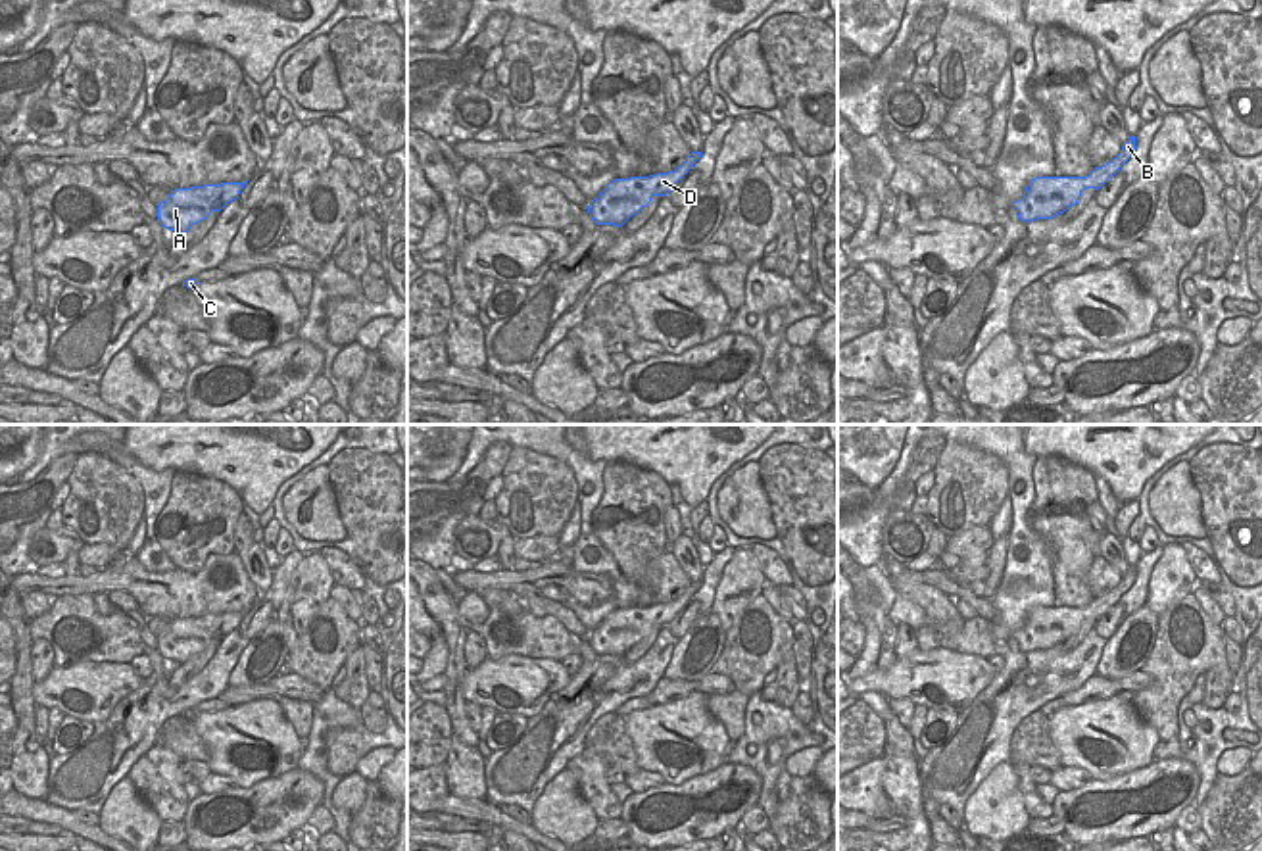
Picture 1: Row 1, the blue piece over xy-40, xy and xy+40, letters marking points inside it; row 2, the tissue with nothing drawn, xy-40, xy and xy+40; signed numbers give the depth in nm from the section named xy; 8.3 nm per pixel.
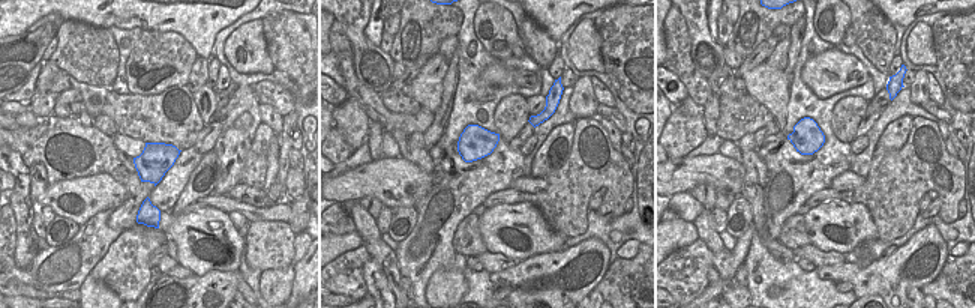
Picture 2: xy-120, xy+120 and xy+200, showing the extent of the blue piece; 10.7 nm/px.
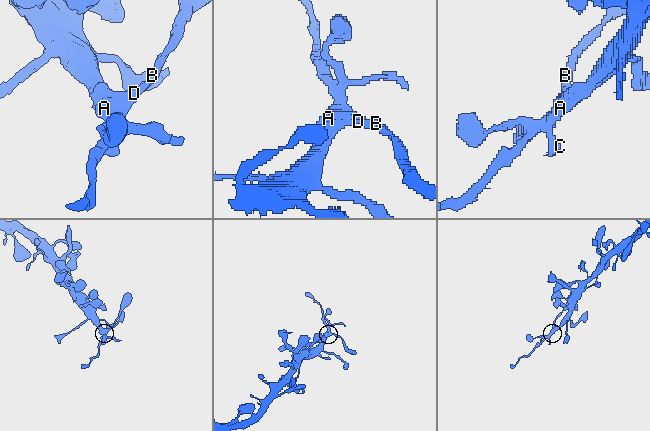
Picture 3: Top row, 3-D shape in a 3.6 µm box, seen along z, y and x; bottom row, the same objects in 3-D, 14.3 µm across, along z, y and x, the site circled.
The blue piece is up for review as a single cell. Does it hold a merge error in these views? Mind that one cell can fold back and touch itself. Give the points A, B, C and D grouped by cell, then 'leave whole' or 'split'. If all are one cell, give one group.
groups A B C D; leave whole

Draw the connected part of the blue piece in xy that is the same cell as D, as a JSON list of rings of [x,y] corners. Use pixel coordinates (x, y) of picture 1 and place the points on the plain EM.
[[[692,582],[674,601],[611,611],[597,628],[590,630],[588,644],[592,651],[595,655],[622,657],[653,626],[667,626],[699,588],[701,582]]]

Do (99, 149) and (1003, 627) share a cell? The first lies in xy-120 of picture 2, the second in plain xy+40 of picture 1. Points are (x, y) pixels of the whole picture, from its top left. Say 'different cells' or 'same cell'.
different cells

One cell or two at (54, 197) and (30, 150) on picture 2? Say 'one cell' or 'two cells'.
two cells

